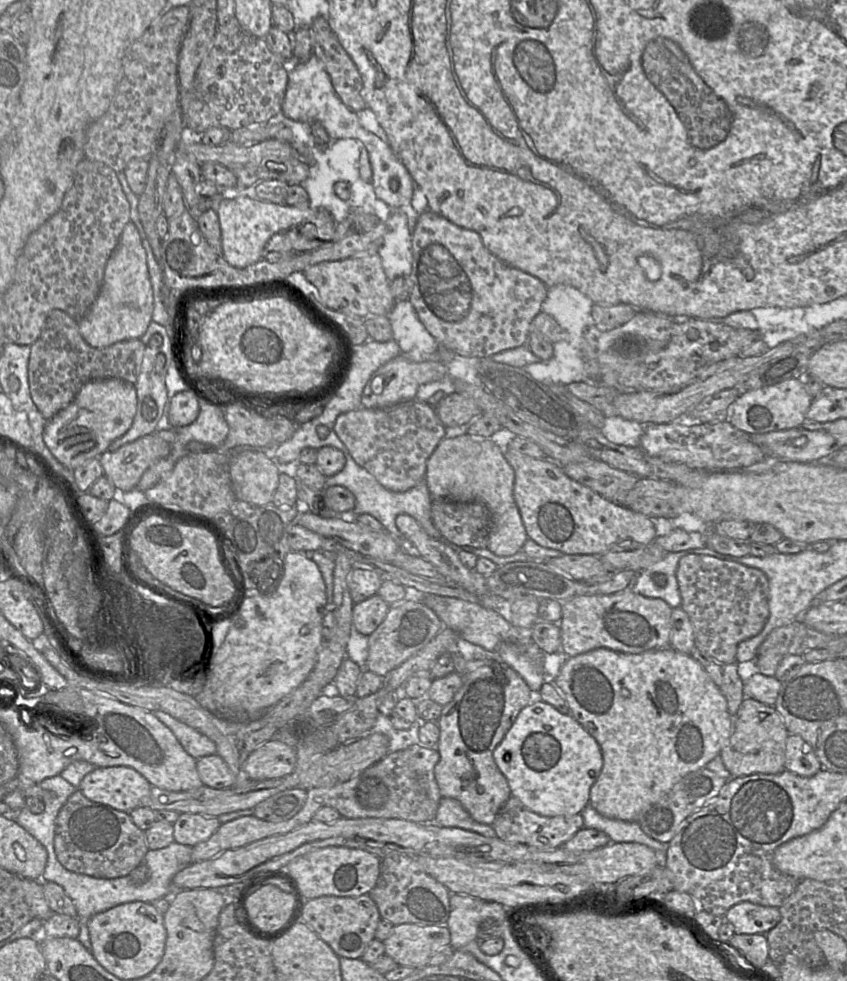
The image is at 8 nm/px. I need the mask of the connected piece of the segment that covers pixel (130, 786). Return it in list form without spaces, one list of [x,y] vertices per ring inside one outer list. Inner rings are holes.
[[[97,767],[81,781],[78,789],[90,801],[130,813],[140,807],[151,784],[130,767]]]

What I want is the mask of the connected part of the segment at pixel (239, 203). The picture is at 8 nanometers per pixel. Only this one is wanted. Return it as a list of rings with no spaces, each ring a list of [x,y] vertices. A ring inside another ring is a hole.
[[[236,191],[222,199],[217,207],[217,215],[221,230],[222,255],[233,267],[243,268],[262,259],[262,252],[268,240],[276,233],[286,232],[301,224],[310,223],[307,219],[314,216],[317,209],[310,207],[296,207],[287,204],[276,204],[255,197],[251,191]]]

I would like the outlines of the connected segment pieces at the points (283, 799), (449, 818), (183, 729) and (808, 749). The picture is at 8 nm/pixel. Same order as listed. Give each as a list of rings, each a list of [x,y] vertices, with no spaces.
[[[290,788],[257,804],[254,816],[271,822],[288,820],[300,811],[307,798],[307,790]]]
[[[441,798],[435,822],[440,826],[461,828],[488,838],[497,837],[493,826],[476,822],[462,804],[454,798]]]
[[[153,711],[152,713],[171,730],[183,749],[194,759],[217,754],[215,743],[207,736],[165,712]]]
[[[789,734],[786,739],[785,769],[802,777],[811,777],[822,769],[813,748],[799,735]]]

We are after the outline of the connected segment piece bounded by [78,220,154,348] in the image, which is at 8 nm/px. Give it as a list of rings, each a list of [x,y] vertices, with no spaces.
[[[130,220],[106,263],[102,286],[96,300],[78,321],[79,332],[94,348],[105,348],[123,340],[140,339],[152,321],[153,307],[146,251],[137,227]]]

